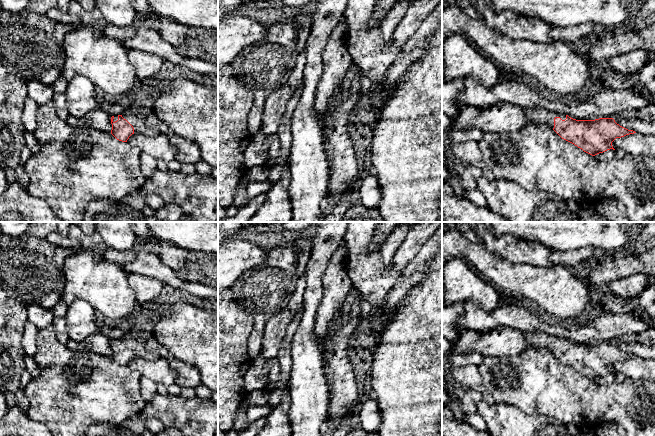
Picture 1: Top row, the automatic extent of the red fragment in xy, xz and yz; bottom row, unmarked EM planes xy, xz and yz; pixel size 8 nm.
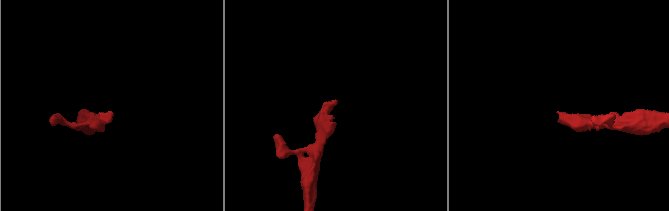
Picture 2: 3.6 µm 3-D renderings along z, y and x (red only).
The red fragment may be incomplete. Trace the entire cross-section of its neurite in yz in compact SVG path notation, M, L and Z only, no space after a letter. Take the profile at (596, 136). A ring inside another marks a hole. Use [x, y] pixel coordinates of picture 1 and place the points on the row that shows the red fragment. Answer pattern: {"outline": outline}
{"outline": "M523 108L523 111L533 122L548 125L562 139L592 156L610 149L615 150L612 142L616 138L636 133L620 126L613 118L581 120L573 119L565 114L548 112L541 108Z"}

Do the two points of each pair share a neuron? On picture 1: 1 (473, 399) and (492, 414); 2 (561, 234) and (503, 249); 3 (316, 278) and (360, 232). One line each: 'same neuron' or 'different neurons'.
1: different neurons
2: different neurons
3: different neurons

